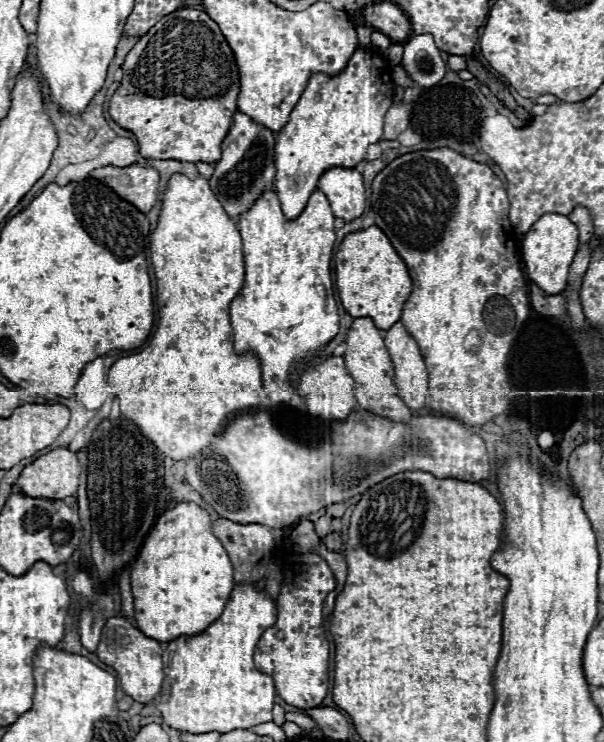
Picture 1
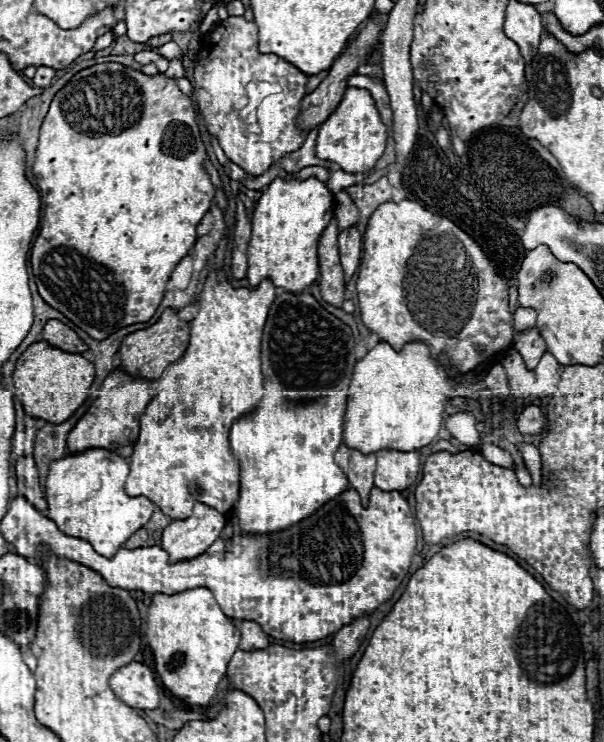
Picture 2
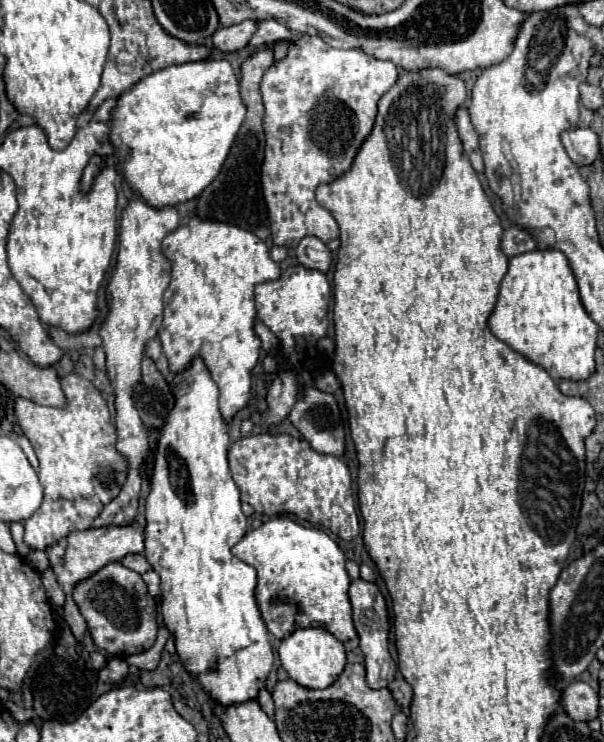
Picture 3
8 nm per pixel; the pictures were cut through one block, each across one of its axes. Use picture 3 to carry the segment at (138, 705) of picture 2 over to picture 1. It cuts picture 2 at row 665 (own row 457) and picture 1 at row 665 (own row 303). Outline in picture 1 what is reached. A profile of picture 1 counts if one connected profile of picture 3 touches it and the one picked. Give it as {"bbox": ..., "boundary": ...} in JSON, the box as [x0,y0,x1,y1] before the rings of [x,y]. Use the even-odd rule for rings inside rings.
{"bbox":[98,618,164,702],"boundary":[[[108,618],[102,628],[102,640],[98,644],[98,658],[112,666],[118,672],[122,690],[132,696],[136,702],[150,702],[160,692],[164,672],[162,672],[162,650],[164,644],[152,638],[146,638],[138,628],[134,628],[126,618]]]}

